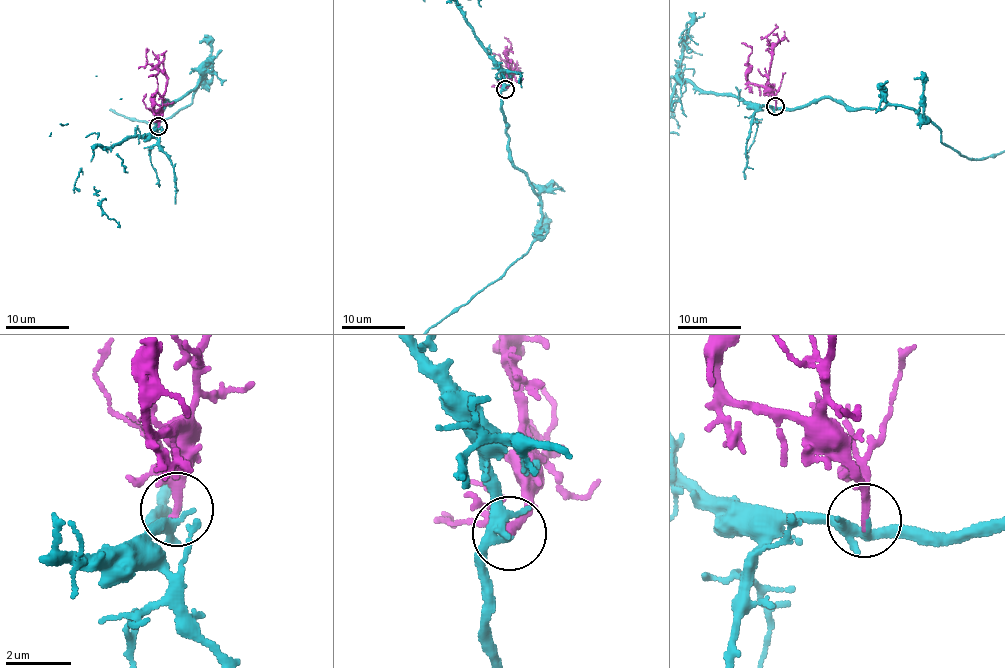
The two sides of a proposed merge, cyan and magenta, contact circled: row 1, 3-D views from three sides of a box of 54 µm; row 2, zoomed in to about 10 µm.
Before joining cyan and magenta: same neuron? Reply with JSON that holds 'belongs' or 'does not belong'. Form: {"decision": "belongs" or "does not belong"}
{"decision": "belongs"}

